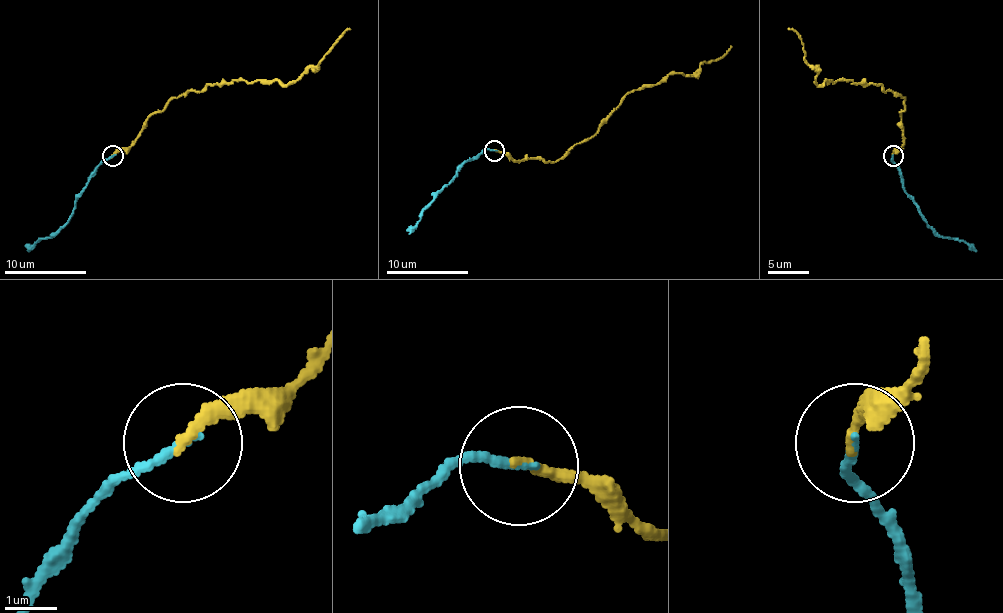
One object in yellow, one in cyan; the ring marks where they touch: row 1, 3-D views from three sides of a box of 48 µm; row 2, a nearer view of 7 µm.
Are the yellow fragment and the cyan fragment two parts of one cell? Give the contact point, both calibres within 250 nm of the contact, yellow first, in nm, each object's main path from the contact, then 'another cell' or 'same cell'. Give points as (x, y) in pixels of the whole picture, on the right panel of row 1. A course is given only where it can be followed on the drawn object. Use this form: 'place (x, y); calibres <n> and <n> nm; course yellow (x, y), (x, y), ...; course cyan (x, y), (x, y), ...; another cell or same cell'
place (893, 155); calibres 220 and 170 nm; course yellow (893, 156), (904, 140), (904, 98), (875, 84), (819, 84), (817, 70), (805, 59), (801, 37), (788, 28); course cyan (893, 156), (891, 160), (902, 172), (902, 185), (922, 220), (937, 234), (965, 240), (976, 251); same cell

